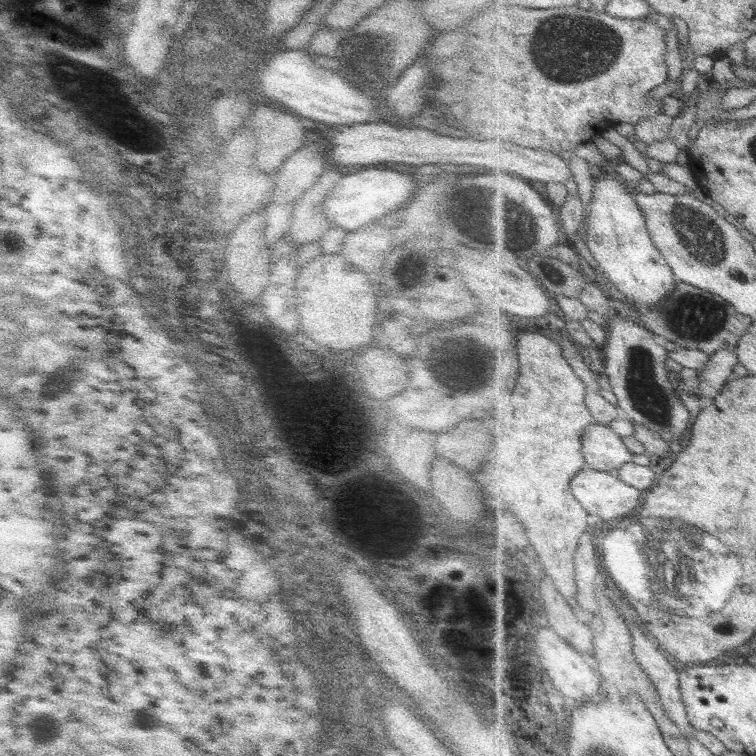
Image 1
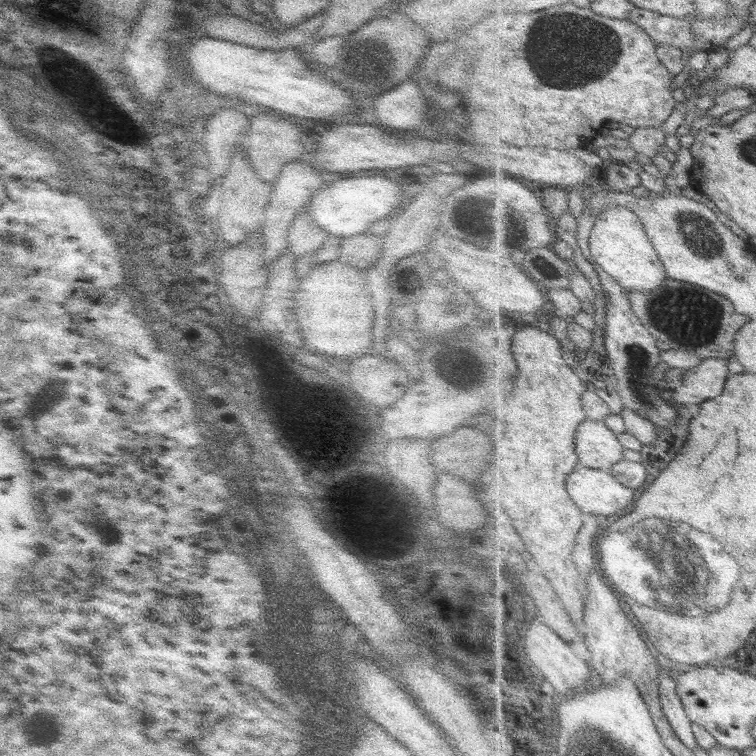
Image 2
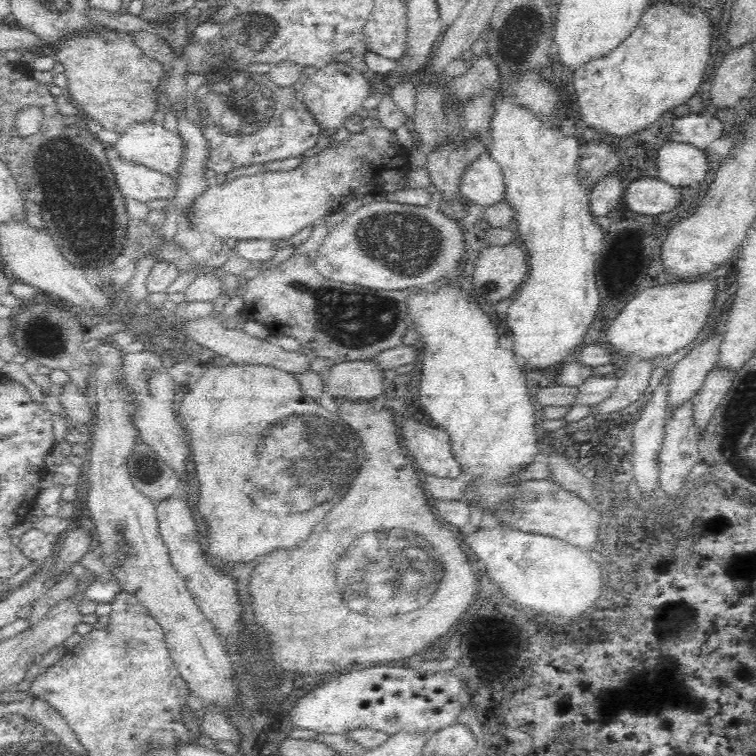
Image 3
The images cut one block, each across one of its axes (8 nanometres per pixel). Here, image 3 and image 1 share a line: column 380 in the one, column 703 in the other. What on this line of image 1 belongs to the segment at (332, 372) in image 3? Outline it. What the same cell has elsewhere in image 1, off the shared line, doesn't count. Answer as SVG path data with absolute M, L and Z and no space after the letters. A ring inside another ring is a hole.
M721 349L710 356L707 366L699 370L699 385L696 396L716 397L734 373L739 359L734 350Z

